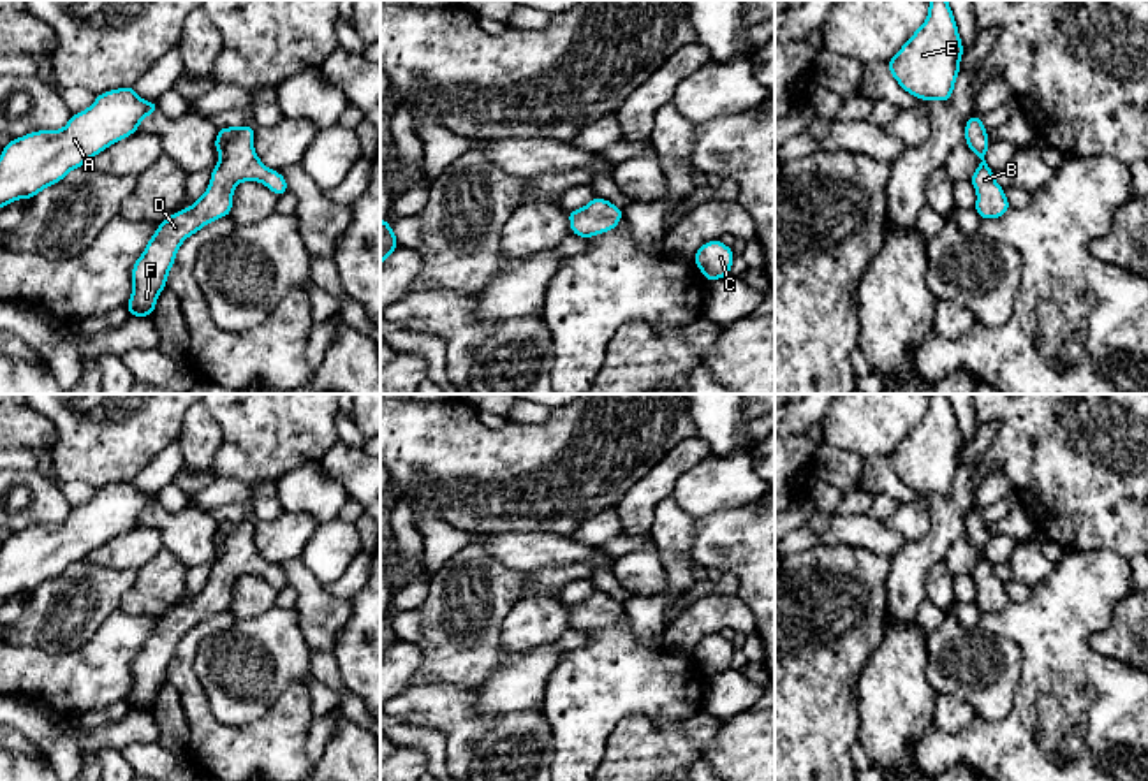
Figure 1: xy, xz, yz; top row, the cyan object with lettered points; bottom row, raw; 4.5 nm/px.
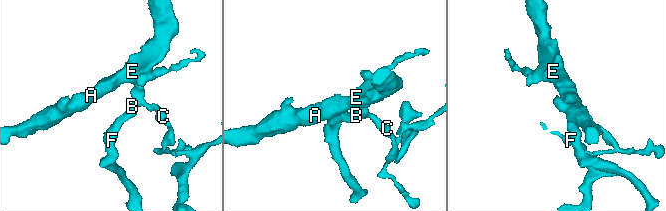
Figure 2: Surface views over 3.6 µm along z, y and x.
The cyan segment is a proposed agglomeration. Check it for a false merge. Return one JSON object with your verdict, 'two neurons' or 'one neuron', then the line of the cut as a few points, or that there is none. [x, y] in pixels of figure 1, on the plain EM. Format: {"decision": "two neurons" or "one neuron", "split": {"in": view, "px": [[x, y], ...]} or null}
{"decision": "one neuron", "split": null}

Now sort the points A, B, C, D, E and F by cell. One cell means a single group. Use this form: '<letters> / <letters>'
A B C D E F

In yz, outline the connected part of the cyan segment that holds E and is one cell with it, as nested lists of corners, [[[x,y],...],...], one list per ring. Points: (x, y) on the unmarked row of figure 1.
[[[930,394],[926,415],[887,456],[891,470],[921,494],[947,496],[963,450],[956,413],[947,394]]]

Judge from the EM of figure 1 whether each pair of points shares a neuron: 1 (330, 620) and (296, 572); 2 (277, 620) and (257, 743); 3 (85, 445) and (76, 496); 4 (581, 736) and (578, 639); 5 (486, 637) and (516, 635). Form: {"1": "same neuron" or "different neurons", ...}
{"1": "same neuron", "2": "different neurons", "3": "different neurons", "4": "different neurons", "5": "different neurons"}

